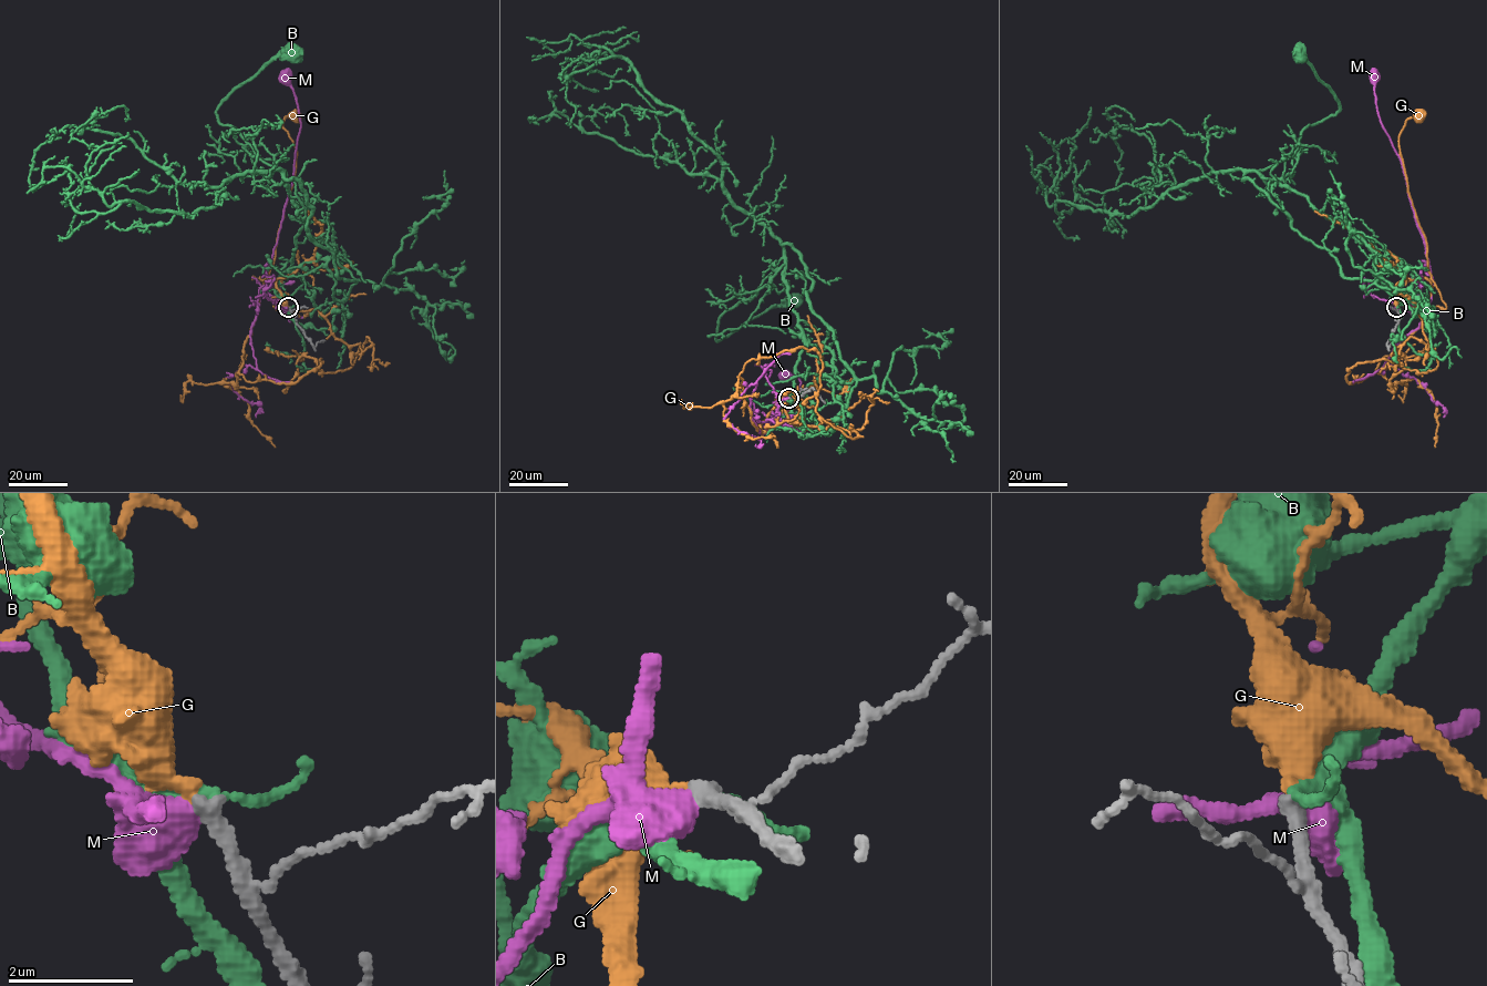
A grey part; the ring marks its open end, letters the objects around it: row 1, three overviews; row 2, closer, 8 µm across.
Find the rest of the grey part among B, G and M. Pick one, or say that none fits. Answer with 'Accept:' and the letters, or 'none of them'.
Accept: G

